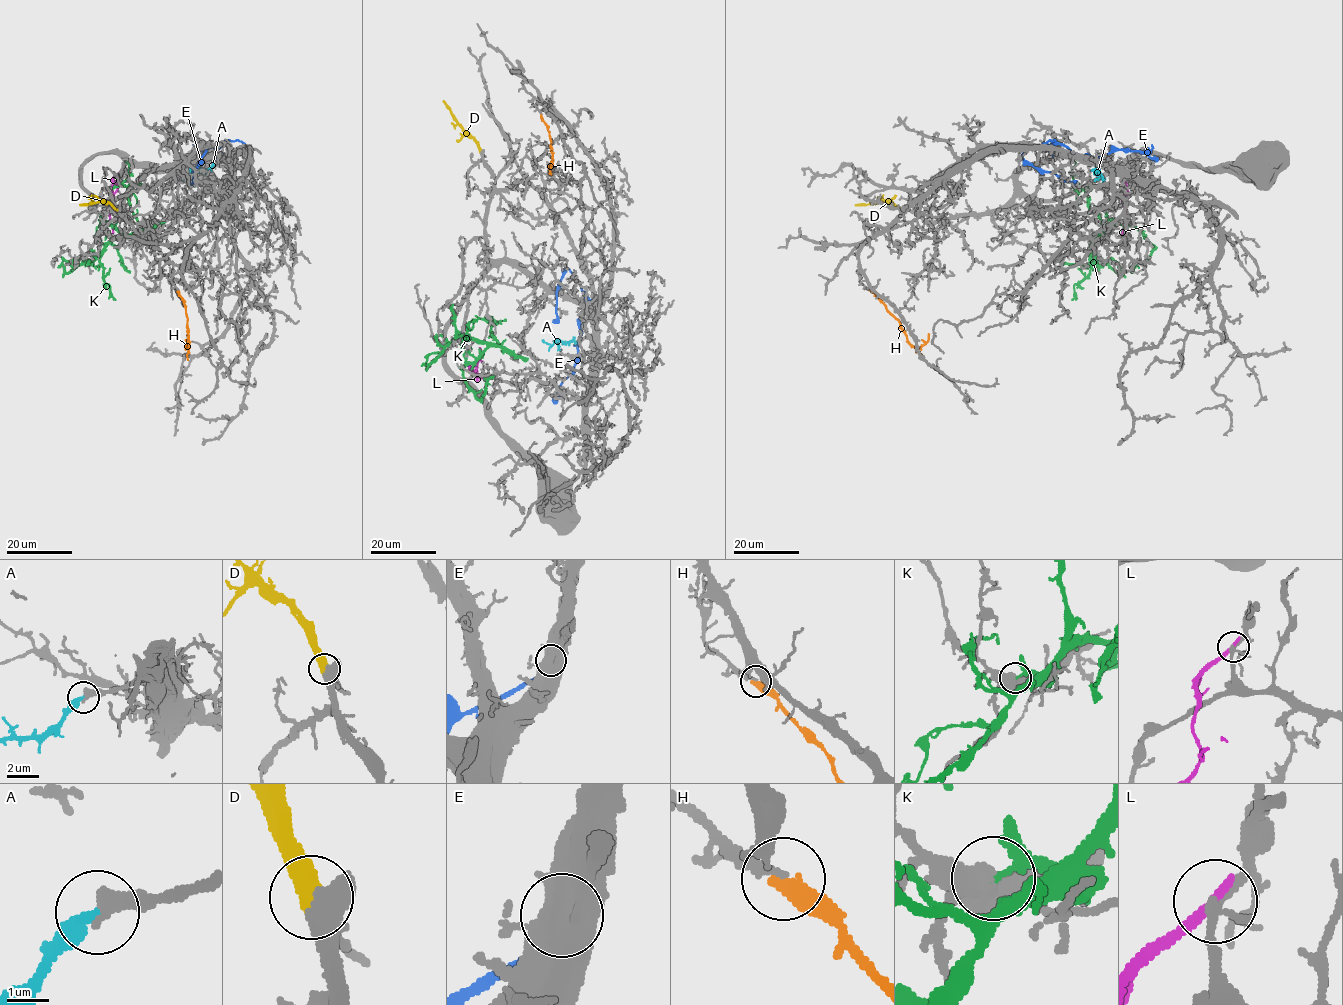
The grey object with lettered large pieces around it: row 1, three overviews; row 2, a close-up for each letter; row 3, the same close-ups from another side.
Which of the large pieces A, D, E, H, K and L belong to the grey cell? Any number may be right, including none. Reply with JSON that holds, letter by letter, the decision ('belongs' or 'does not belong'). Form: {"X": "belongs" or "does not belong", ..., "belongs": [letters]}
{"A": "belongs", "D": "belongs", "E": "does not belong", "H": "belongs", "K": "does not belong", "L": "does not belong", "belongs": ["A", "D", "H"]}

